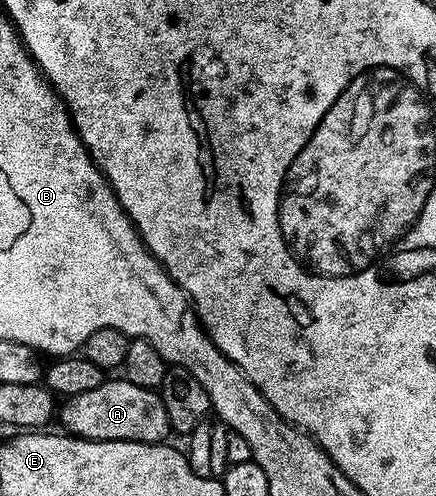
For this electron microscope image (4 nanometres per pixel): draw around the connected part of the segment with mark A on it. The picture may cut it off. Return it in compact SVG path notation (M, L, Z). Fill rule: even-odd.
M125 377L108 378L97 389L89 389L89 393L72 395L62 404L58 412L58 422L63 422L62 430L81 439L120 439L130 443L163 443L166 435L172 434L171 422L165 413L162 394L156 393L150 387L138 387Z

